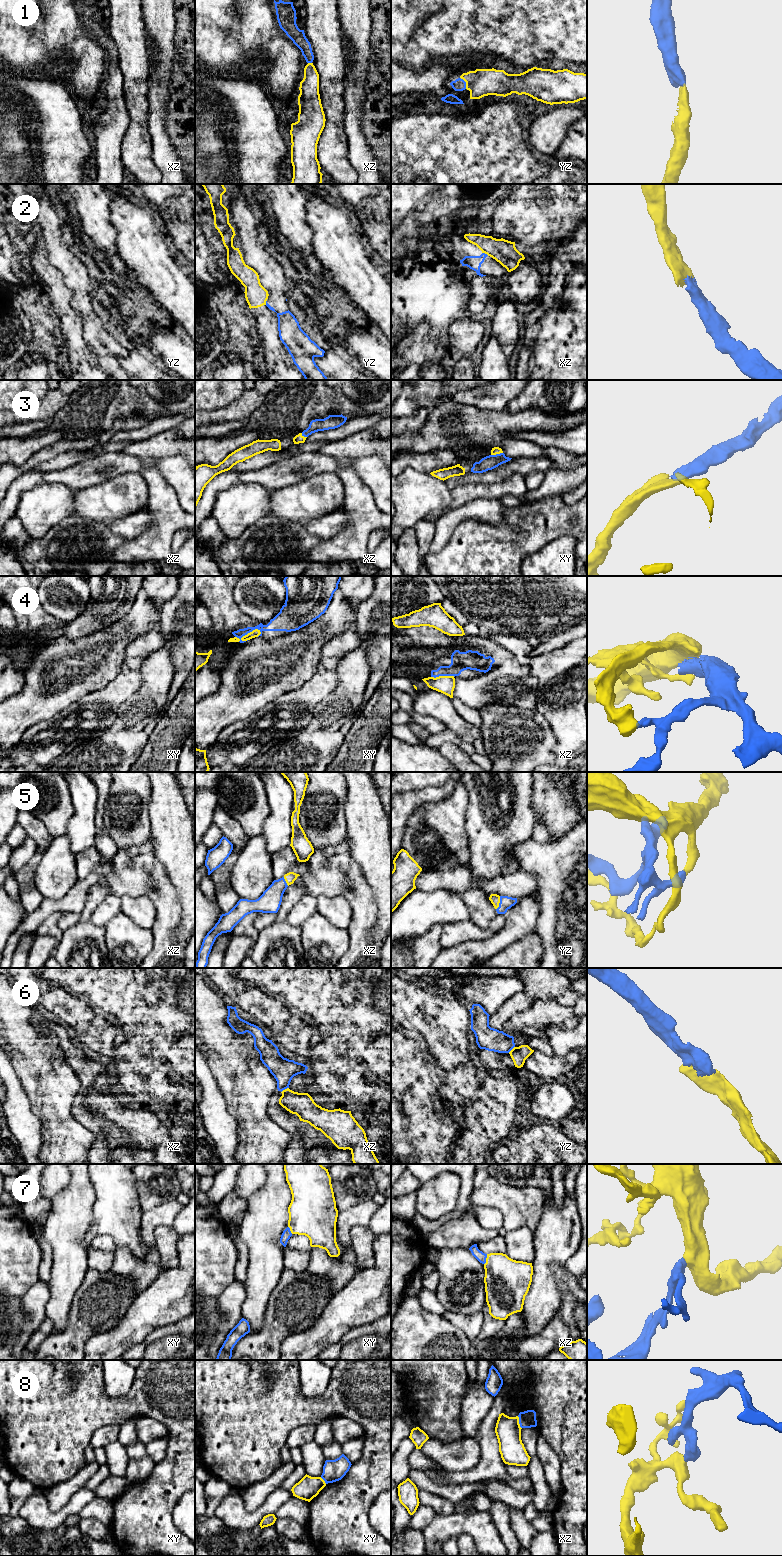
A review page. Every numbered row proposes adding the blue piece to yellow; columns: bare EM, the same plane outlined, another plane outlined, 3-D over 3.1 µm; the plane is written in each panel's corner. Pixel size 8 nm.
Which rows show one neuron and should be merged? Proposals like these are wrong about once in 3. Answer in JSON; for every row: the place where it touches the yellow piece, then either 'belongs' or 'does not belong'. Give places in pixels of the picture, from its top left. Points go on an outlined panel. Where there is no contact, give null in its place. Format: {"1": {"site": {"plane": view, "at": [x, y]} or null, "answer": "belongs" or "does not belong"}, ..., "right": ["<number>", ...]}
{"1": {"site": {"plane": "yz", "at": [466, 83]}, "answer": "belongs"}, "2": {"site": {"plane": "xz", "at": [485, 253]}, "answer": "does not belong"}, "3": {"site": {"plane": "xy", "at": [496, 453]}, "answer": "belongs"}, "4": {"site": {"plane": "xy", "at": [248, 633]}, "answer": "does not belong"}, "5": {"site": {"plane": "yz", "at": [499, 902]}, "answer": "belongs"}, "6": {"site": {"plane": "xz", "at": [285, 1089]}, "answer": "does not belong"}, "7": {"site": {"plane": "xz", "at": [486, 1259]}, "answer": "belongs"}, "8": {"site": {"plane": "xz", "at": [518, 1422]}, "answer": "does not belong"}, "right": ["1", "3", "5", "7"]}

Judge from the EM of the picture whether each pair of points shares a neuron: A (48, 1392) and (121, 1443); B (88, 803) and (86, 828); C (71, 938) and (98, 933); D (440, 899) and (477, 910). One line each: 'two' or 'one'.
A: two
B: one
C: one
D: two

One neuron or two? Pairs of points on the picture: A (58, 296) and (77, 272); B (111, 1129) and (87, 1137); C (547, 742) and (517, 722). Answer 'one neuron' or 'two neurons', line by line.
A: two neurons
B: two neurons
C: one neuron

